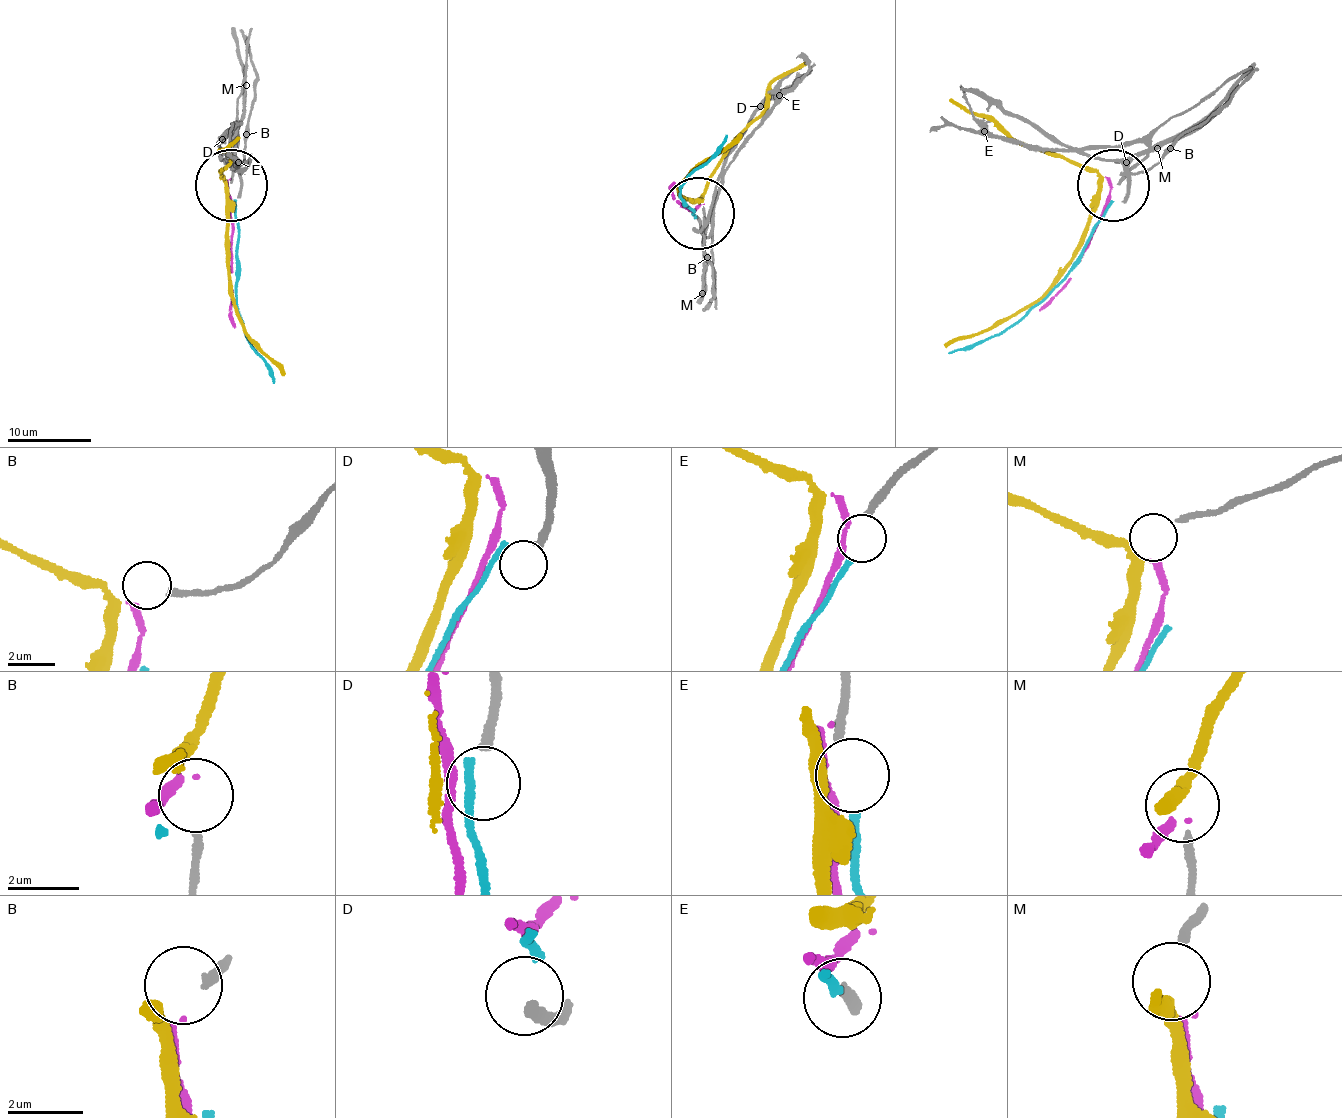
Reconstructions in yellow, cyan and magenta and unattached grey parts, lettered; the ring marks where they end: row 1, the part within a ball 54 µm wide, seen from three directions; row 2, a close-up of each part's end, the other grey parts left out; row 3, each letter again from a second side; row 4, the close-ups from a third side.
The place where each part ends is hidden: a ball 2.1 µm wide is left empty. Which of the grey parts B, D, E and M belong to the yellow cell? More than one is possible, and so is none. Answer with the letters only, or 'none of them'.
M

